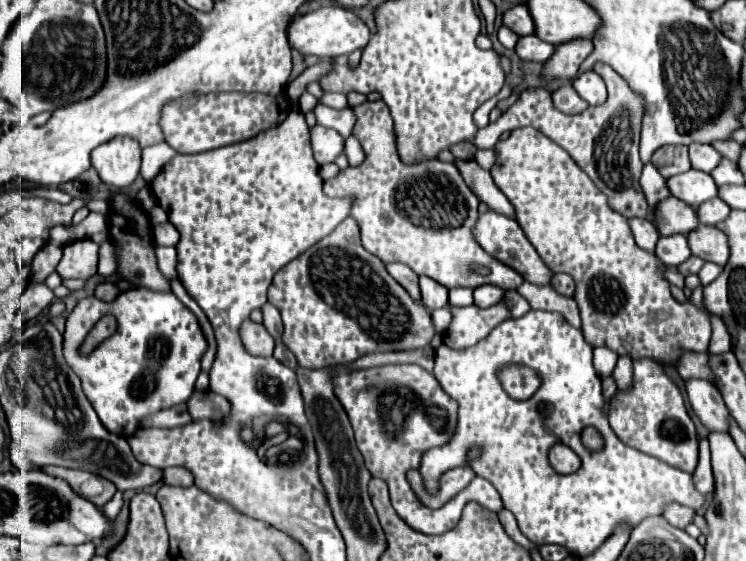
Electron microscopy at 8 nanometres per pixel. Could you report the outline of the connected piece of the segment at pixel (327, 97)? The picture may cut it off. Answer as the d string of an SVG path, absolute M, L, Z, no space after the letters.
M322 94L318 98L318 104L326 104L326 106L332 106L332 108L344 108L344 106L348 106L344 94Z

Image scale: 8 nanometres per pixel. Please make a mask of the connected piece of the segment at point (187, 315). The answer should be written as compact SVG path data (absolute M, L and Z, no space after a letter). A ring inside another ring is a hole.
M148 288L126 290L118 294L116 300L112 302L102 302L94 296L80 300L66 320L64 342L62 342L64 358L68 366L76 372L76 376L82 380L82 390L86 398L90 400L92 408L96 410L100 422L110 432L126 436L126 438L138 430L138 424L144 416L170 408L174 404L182 404L190 398L190 394L194 392L194 382L200 374L200 358L206 352L206 346L208 344L204 340L204 334L198 326L196 316L172 292L152 292ZM104 314L116 316L118 320L116 334L104 340L90 356L80 356L78 348L82 340Z

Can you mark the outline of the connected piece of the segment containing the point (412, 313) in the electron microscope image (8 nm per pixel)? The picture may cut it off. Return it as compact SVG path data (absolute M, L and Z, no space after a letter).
M352 218L340 222L332 234L278 270L268 288L268 302L280 310L284 322L282 340L300 360L302 368L316 370L332 364L348 364L370 352L422 348L430 346L434 336L432 318L424 304L414 302L410 294L386 272L384 262L364 250L360 244L360 228Z

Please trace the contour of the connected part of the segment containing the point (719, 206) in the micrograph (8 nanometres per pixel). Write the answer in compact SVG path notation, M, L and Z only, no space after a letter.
M716 198L716 200L708 200L708 202L700 204L700 208L696 208L696 214L698 214L700 224L714 226L714 224L726 220L726 216L730 214L730 208L728 208L726 202Z

